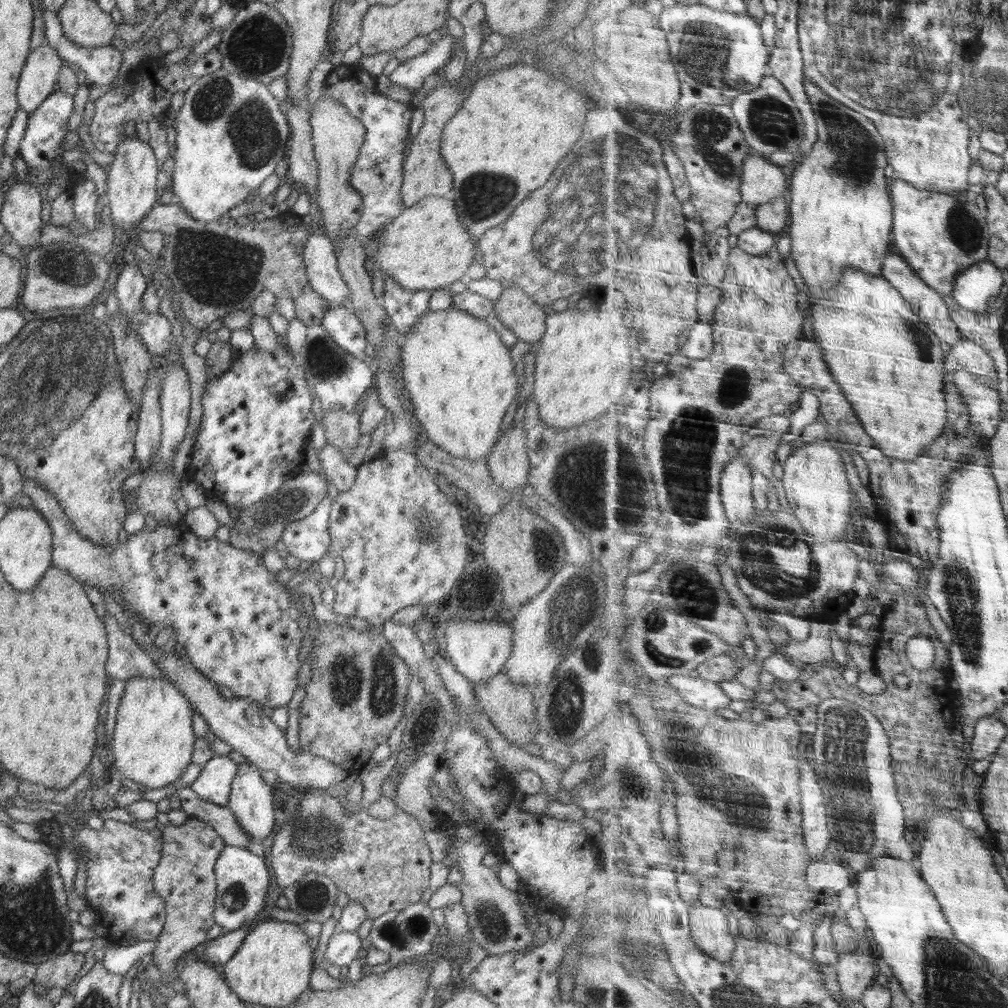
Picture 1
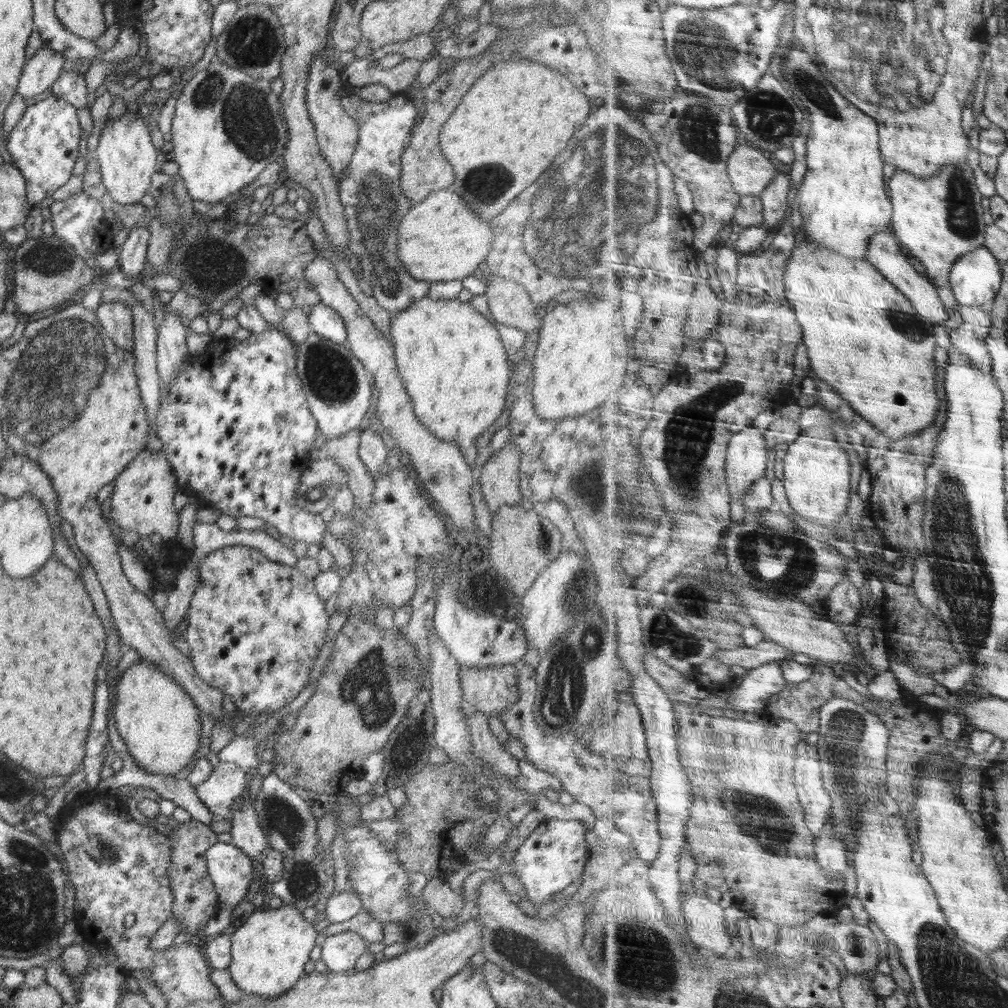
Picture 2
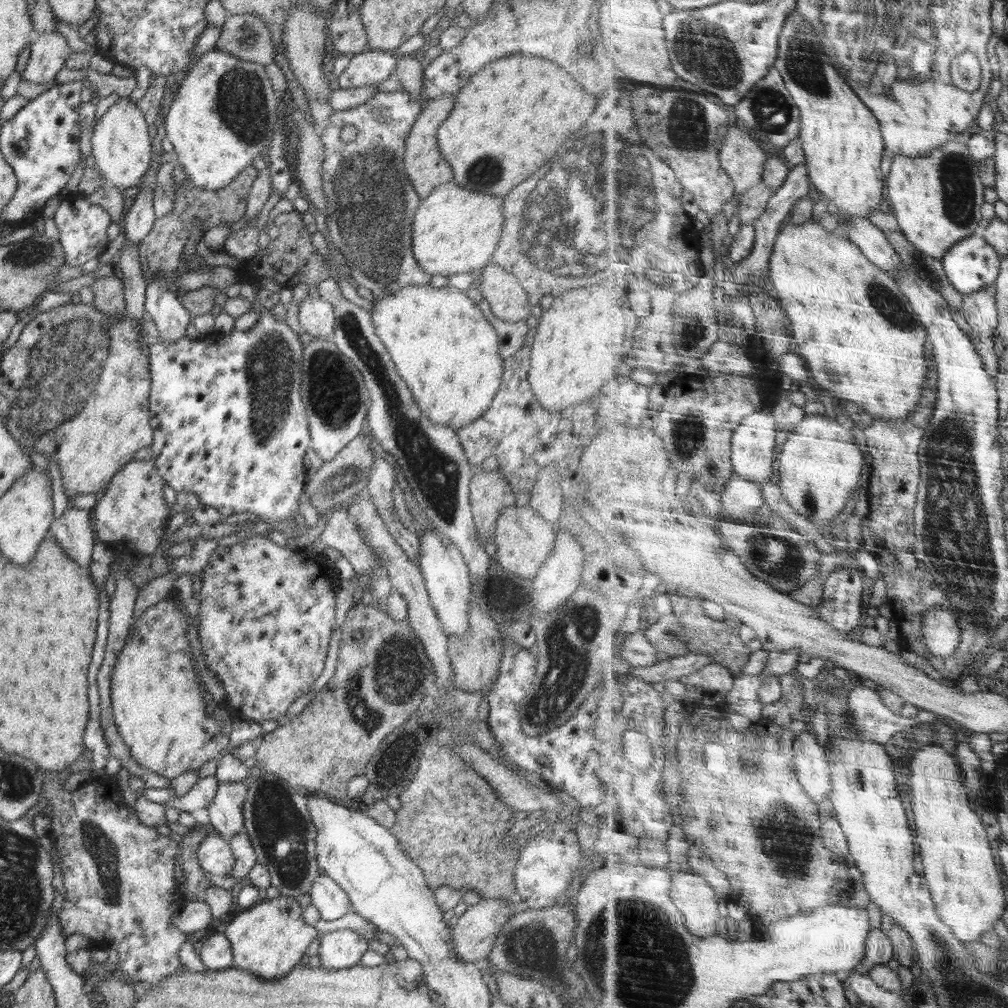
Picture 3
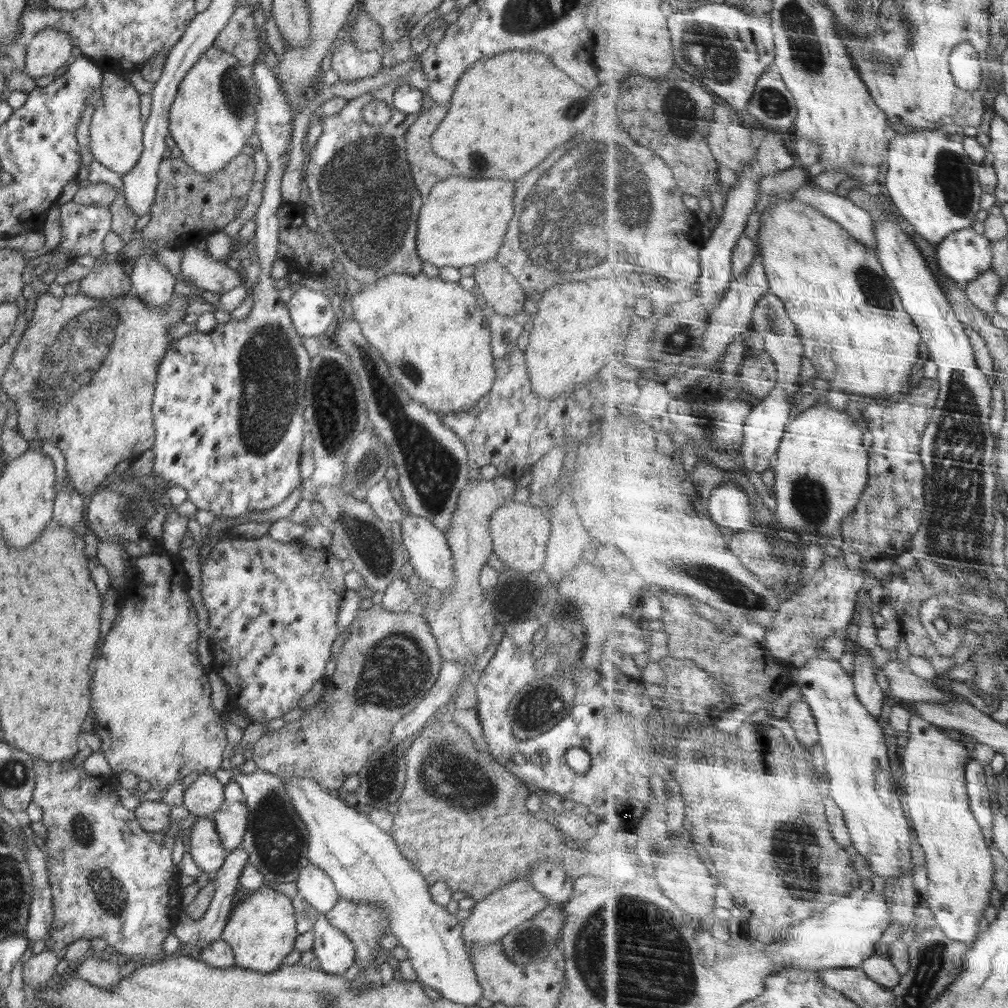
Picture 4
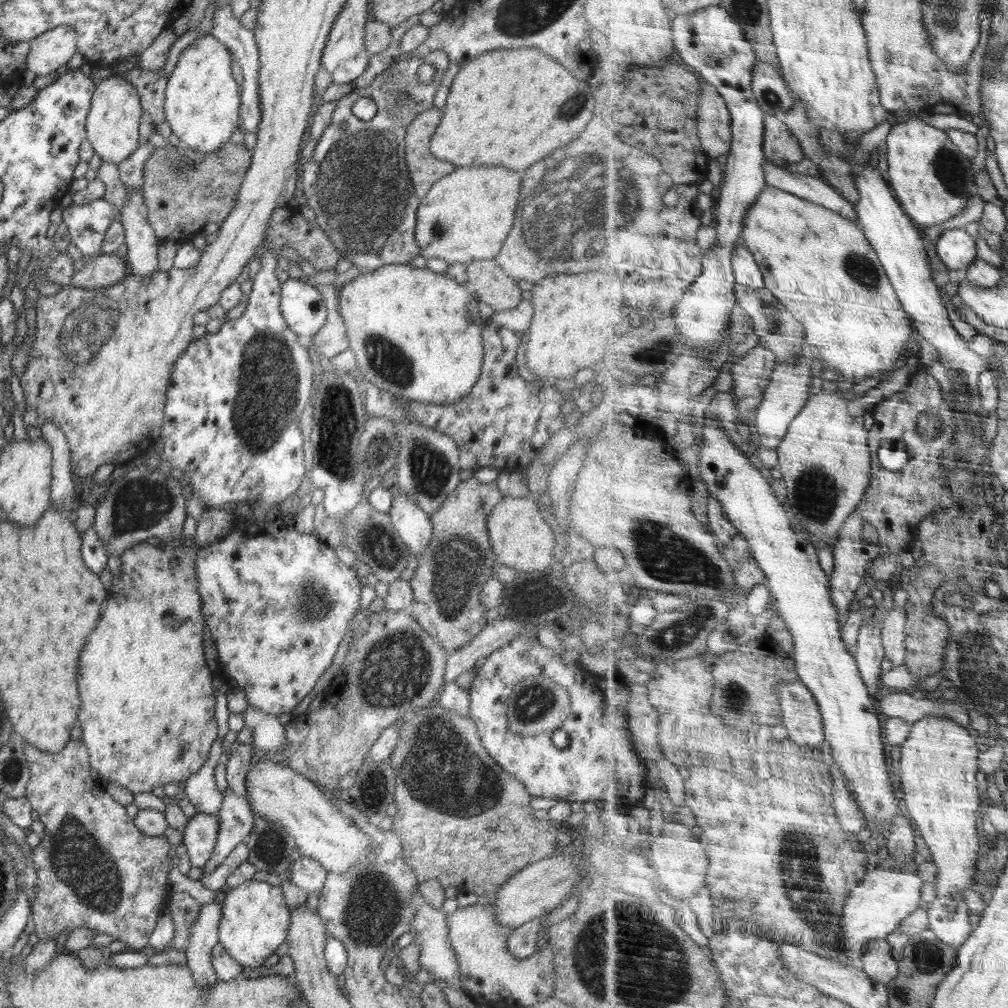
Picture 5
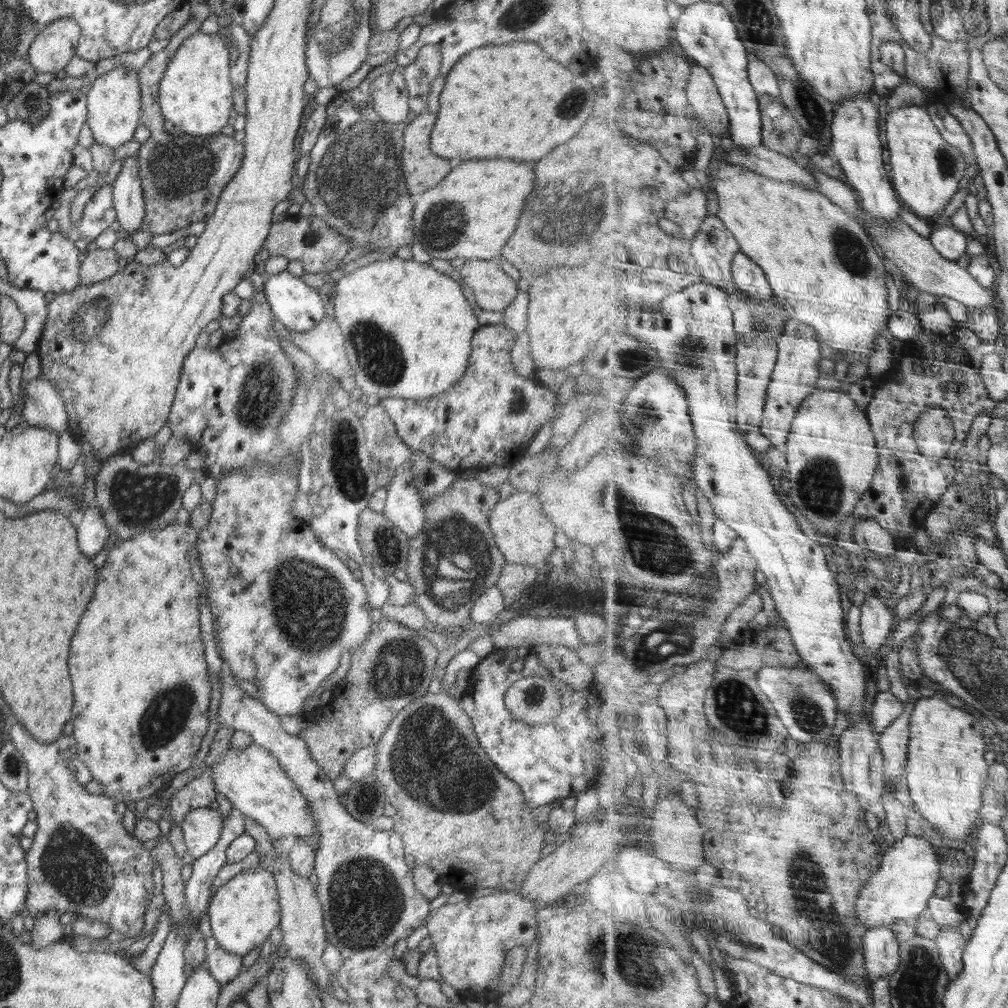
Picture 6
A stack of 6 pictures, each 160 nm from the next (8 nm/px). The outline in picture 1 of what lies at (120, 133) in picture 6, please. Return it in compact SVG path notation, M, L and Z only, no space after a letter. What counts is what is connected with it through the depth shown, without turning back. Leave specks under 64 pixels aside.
M138 136L124 137L114 150L113 164L106 168L106 204L110 207L112 222L118 229L138 230L138 224L158 202L157 172L159 166L152 147Z

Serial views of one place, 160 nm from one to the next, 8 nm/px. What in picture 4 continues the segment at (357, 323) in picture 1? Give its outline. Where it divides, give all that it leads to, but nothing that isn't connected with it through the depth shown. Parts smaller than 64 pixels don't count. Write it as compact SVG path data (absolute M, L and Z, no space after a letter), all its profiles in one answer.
M296 285L288 300L289 315L297 333L306 338L322 336L338 315L337 304L325 293Z

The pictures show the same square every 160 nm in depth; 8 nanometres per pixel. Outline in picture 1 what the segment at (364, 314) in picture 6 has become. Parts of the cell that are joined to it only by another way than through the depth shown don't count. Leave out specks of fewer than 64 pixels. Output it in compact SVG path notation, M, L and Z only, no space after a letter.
M450 308L448 311L426 311L400 341L402 379L412 400L415 418L429 442L456 458L468 461L486 459L502 435L504 414L517 393L515 366L500 335L485 320Z

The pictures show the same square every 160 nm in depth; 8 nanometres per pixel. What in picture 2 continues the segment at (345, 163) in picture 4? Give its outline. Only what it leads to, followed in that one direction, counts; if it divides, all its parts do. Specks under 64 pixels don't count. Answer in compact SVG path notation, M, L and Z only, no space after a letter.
M342 84L338 94L343 109L359 126L355 153L337 182L348 223L347 248L360 259L358 264L366 271L361 280L375 290L372 296L382 308L394 315L426 297L429 291L429 282L413 279L397 255L398 224L410 210L410 202L400 190L401 154L411 141L412 127L418 123L418 112L413 101L406 100L401 93L376 103L364 102L356 90L358 88Z

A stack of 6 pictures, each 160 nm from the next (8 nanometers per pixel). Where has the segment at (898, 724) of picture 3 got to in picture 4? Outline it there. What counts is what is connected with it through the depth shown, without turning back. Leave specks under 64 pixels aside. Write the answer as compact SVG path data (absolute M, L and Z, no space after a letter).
M859 648L857 652L854 669L857 693L872 716L878 719L882 716L884 700L889 693L884 692L878 682L879 656L866 648Z

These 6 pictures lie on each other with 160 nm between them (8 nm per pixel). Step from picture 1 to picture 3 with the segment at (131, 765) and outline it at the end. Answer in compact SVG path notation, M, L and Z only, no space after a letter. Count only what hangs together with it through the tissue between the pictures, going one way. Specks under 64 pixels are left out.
M174 589L165 599L158 601L154 608L149 607L144 609L144 612L134 621L134 631L130 638L126 639L123 649L118 655L115 667L112 671L111 676L111 707L112 707L112 717L114 717L114 724L117 726L119 735L121 739L126 743L126 746L130 749L131 757L144 768L147 768L150 772L155 772L164 778L176 778L184 772L198 771L200 766L206 764L208 760L220 760L227 753L230 746L230 739L227 737L226 733L222 732L220 723L212 718L207 712L209 710L205 699L203 697L202 689L200 688L200 683L196 681L197 672L195 671L194 660L190 652L190 645L188 645L188 638L186 637L186 616L177 607L175 603L175 598L178 596L176 590Z

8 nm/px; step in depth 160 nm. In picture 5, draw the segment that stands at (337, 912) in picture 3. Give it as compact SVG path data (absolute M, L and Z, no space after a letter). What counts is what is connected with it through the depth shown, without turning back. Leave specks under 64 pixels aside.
M300 856L291 866L287 875L302 892L308 894L319 892L321 894L327 870L317 860L309 856Z

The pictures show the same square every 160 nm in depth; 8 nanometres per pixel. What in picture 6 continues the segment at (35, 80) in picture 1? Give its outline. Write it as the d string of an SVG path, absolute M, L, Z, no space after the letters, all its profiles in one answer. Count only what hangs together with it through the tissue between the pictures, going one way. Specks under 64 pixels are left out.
M63 18L46 24L30 45L30 64L38 73L61 75L63 68L75 55L78 38L80 27L74 20Z

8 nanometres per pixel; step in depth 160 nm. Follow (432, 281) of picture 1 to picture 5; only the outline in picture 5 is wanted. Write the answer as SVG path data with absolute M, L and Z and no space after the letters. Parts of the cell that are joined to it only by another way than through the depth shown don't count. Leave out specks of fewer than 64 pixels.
M458 168L440 178L417 208L415 239L422 254L449 264L495 259L512 231L518 194L520 176L508 168Z

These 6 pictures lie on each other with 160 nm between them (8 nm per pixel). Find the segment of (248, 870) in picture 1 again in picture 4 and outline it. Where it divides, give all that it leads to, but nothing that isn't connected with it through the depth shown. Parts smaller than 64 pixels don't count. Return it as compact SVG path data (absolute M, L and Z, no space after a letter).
M198 817L191 827L190 850L194 862L204 872L214 874L227 857L214 821Z

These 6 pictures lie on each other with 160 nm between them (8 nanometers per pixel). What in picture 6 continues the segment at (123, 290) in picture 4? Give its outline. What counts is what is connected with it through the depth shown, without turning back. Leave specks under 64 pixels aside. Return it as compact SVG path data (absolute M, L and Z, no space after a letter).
M90 247L81 257L79 266L80 285L105 281L118 273L119 255L112 249Z

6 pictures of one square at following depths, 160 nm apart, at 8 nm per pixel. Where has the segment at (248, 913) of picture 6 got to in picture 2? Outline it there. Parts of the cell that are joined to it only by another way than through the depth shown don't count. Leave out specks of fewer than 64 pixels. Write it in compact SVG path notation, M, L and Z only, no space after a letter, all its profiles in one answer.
M283 904L280 908L268 908L264 907L260 912L254 912L232 936L232 948L231 948L231 963L228 966L230 970L230 975L232 976L232 980L236 984L236 987L243 991L244 995L258 995L260 998L268 997L268 998L276 998L277 996L284 995L286 992L290 992L294 986L296 986L296 982L300 980L300 978L305 973L305 965L308 960L310 960L309 956L316 944L320 942L320 935L317 926L314 924L310 924L307 922L303 916L303 913L298 912L294 906L290 906L290 904Z

